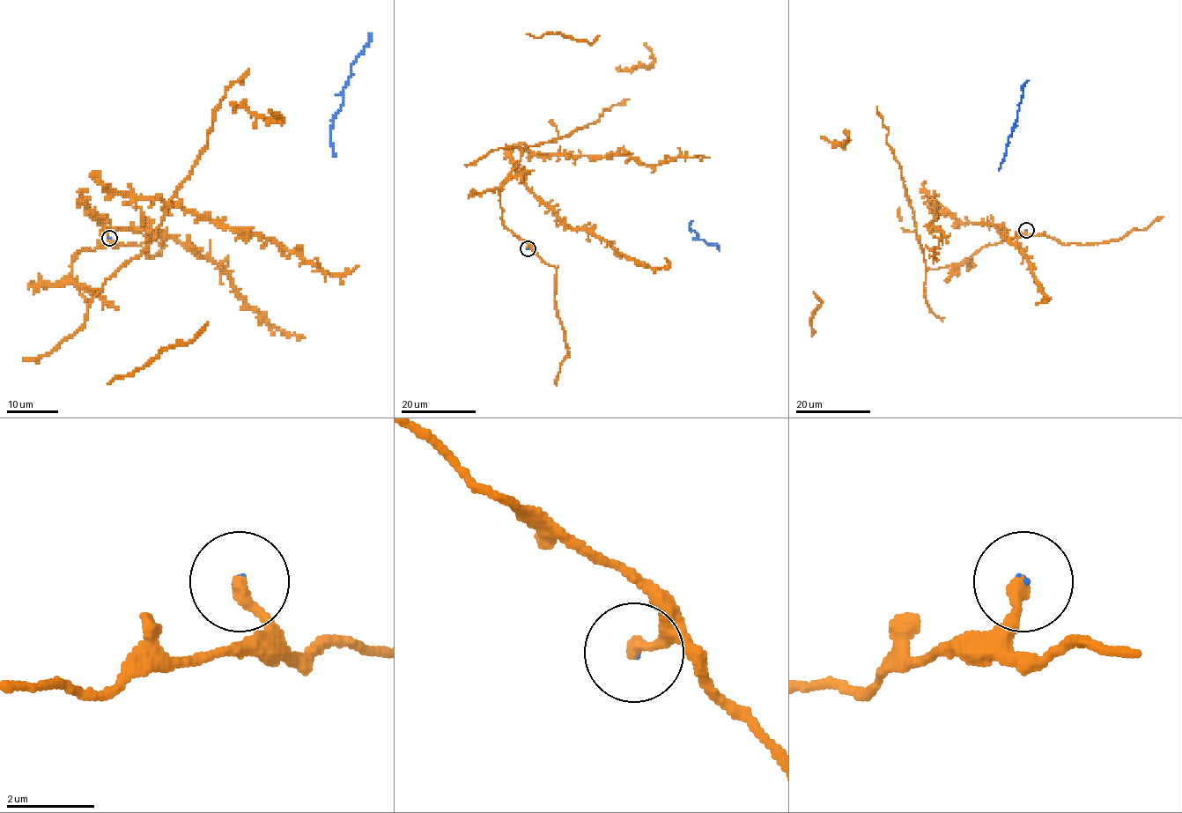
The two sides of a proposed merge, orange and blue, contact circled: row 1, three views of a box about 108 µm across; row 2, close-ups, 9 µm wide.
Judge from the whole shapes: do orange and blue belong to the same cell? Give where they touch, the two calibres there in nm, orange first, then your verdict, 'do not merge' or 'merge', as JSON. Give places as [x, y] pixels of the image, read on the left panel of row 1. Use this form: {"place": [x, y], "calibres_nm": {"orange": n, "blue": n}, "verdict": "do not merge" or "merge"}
{"place": [109, 238], "calibres_nm": {"orange": 300, "blue": 70}, "verdict": "do not merge"}

